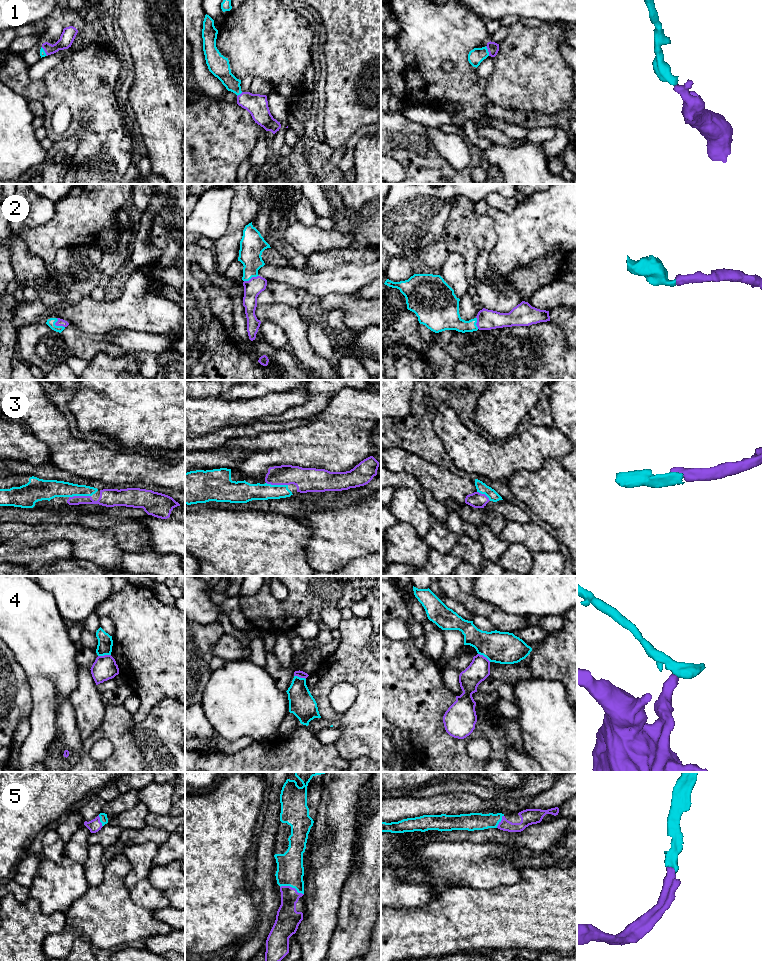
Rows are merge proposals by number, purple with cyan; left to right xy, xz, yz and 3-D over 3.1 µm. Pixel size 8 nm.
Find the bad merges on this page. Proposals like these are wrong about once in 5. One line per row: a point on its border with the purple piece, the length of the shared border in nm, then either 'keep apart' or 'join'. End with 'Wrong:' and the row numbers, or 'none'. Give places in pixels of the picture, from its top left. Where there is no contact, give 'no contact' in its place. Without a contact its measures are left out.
1: contact yz (488, 51); length 90 nm; join
2: contact xy (57, 325); length 100 nm; join
3: contact xy (79, 496); length 180 nm; join
4: contact xy (104, 655); length 110 nm; keep apart
5: contact xz (291, 887); length 200 nm; join
Wrong: 4

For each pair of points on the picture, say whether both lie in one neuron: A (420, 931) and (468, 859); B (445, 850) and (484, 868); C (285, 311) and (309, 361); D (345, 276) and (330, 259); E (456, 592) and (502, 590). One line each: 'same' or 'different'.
A: different
B: same
C: same
D: different
E: different

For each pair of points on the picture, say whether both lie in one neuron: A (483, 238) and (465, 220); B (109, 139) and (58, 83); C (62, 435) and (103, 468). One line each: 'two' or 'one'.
A: one
B: one
C: one

